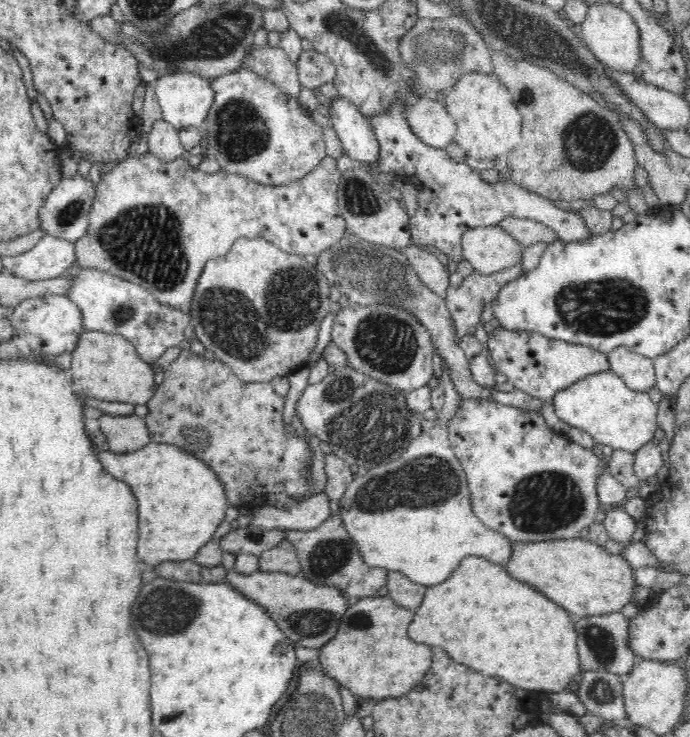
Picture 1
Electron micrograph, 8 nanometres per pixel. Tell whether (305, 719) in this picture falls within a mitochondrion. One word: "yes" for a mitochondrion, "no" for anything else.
yes

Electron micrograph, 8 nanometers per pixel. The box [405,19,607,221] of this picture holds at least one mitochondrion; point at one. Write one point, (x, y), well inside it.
(434, 47)

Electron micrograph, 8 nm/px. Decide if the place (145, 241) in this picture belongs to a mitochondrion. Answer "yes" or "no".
yes

